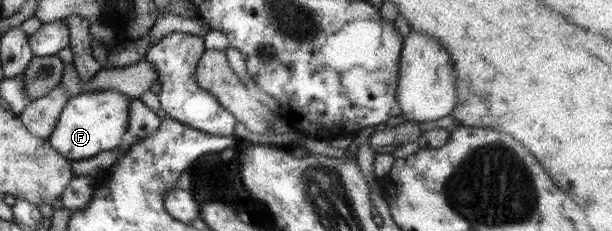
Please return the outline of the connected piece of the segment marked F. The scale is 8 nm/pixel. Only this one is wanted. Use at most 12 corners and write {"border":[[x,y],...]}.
{"border":[[110,90],[70,97],[48,144],[93,158],[122,144],[129,97]]}

